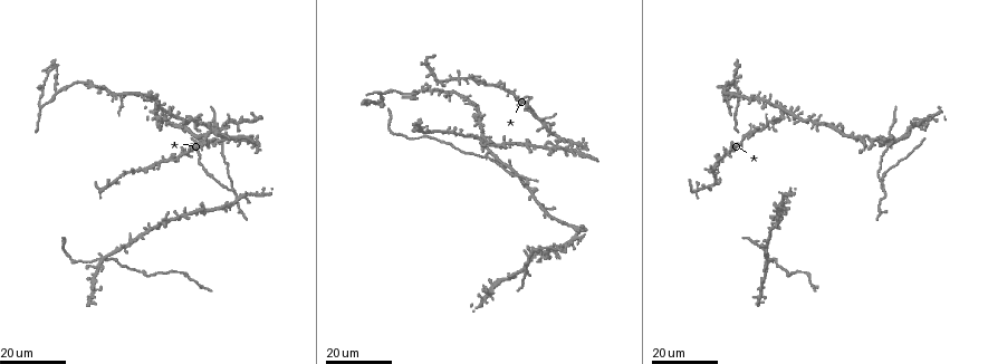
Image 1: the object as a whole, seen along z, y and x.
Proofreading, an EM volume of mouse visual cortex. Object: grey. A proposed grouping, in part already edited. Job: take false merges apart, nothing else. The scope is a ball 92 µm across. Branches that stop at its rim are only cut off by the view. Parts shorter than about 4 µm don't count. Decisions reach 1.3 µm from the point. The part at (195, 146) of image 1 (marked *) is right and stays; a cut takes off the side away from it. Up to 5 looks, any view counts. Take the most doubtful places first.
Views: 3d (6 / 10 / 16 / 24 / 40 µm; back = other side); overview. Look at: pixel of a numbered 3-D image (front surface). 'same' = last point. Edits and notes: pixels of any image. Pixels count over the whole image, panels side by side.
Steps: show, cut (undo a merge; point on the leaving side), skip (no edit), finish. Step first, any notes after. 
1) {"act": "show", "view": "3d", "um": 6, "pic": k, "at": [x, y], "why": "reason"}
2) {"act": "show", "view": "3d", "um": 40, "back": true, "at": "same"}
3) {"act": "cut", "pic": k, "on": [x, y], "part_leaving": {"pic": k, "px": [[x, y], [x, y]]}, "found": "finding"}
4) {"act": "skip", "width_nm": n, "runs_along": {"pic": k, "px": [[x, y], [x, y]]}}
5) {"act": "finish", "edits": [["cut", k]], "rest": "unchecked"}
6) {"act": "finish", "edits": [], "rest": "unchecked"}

{"act": "show", "view": "3d", "um": 24, "pic": 1, "at": [412, 95], "why": "looks like a crossing"}

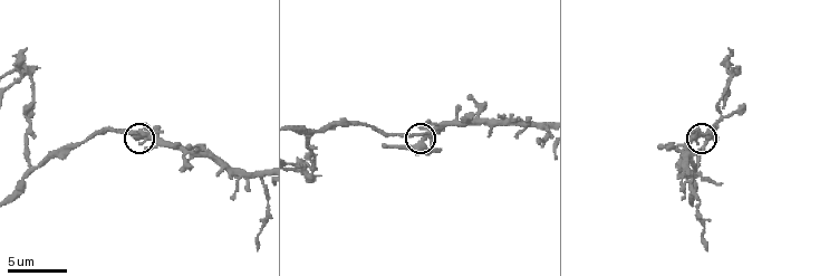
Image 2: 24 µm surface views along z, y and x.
{"act": "show", "view": "3d", "um": 6, "pic": 2, "at": [422, 138]}

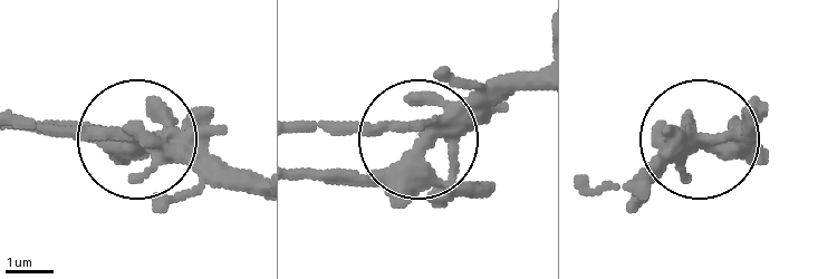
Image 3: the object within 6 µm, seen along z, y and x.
{"act": "cut", "pic": 3, "on": [105, 127], "part_leaving": {"pic": 3, "px": [[170, 130], [18, 126]]}, "found": "a second neuron is stuck on"}

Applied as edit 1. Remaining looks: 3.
{"act": "show", "view": "3d", "um": 24, "pic": 1, "at": [431, 72], "why": "looks like a crossing"}

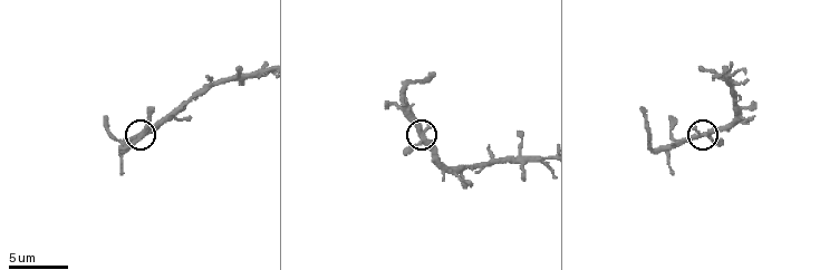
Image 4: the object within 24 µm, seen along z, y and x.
{"act": "show", "view": "3d", "um": 10, "pic": 4, "at": [422, 137]}

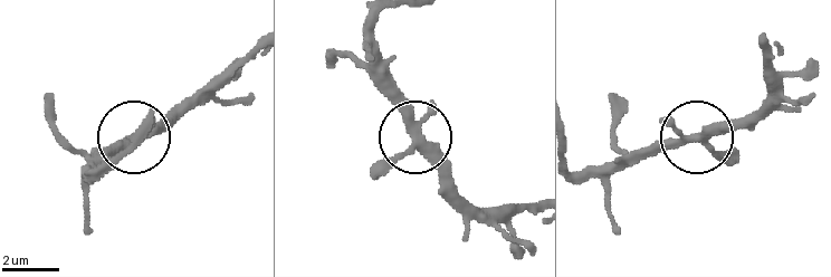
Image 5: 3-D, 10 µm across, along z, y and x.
{"act": "skip", "width_nm": 290, "runs_along": {"pic": 5, "px": [[758, 37], [765, 63], [758, 106], [631, 150]]}, "found": "all the same neuron"}

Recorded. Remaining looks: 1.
{"act": "finish", "edits": [["cut", 3]], "rest": "unchecked"}

